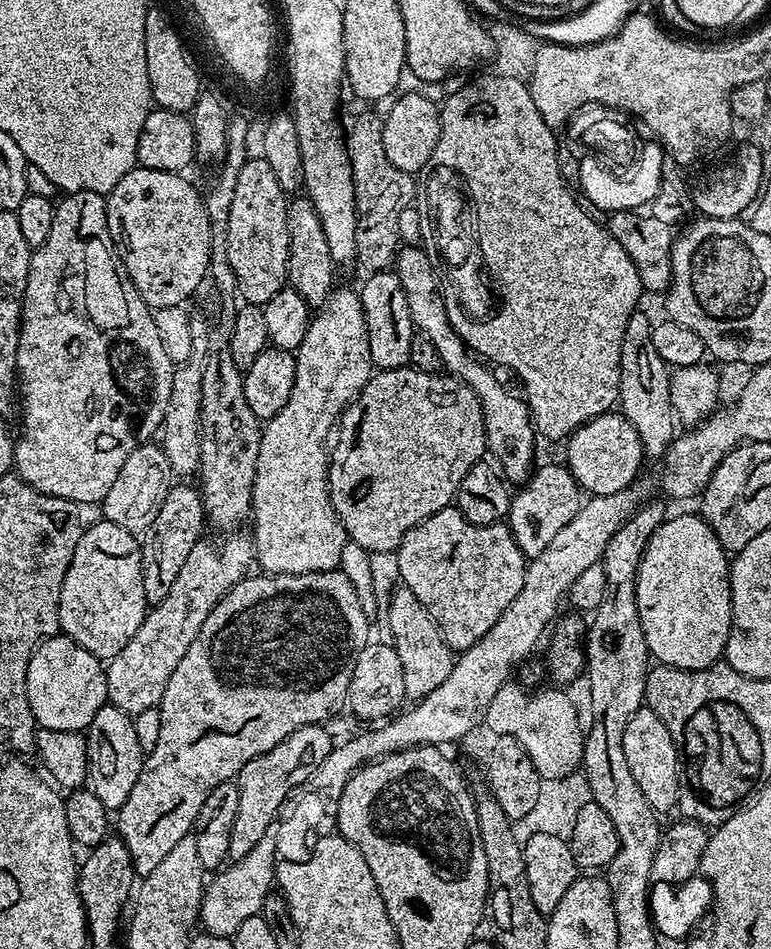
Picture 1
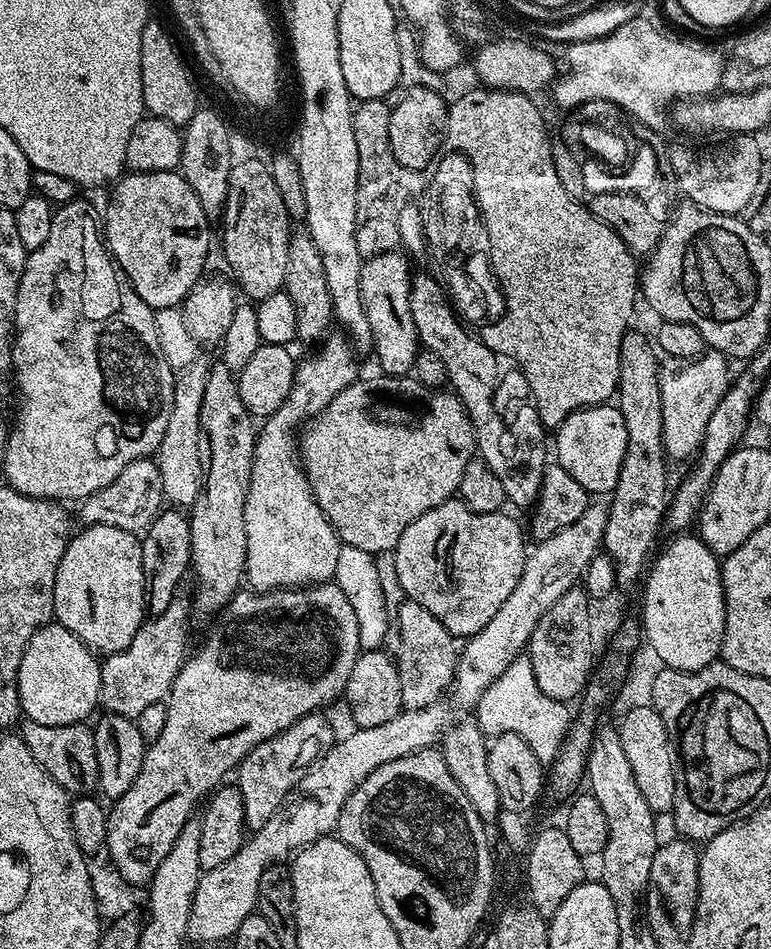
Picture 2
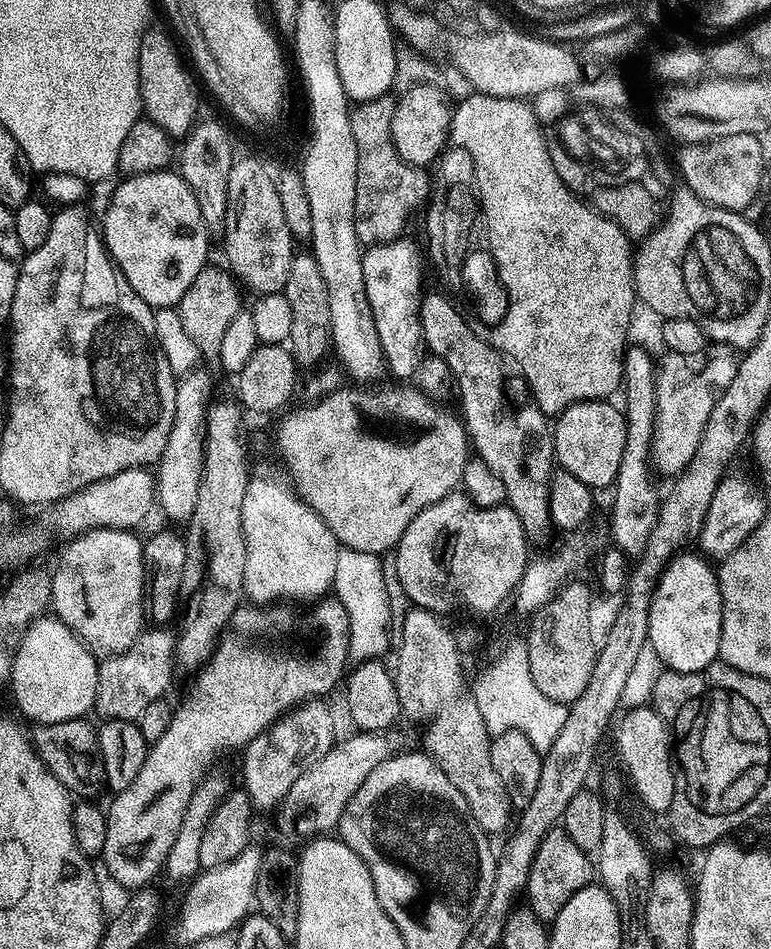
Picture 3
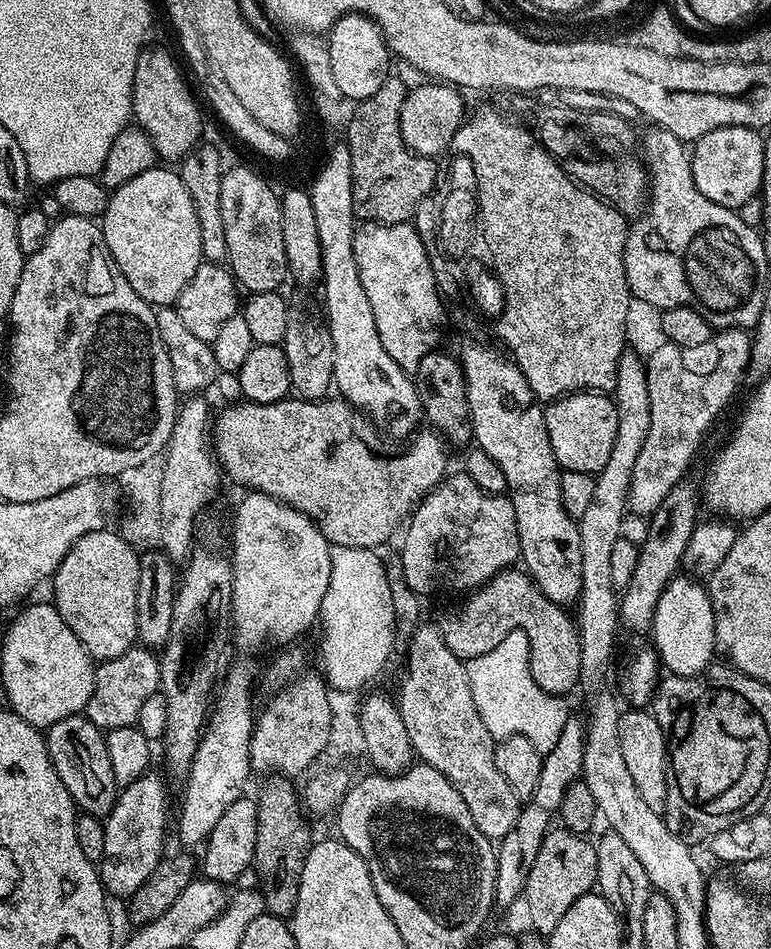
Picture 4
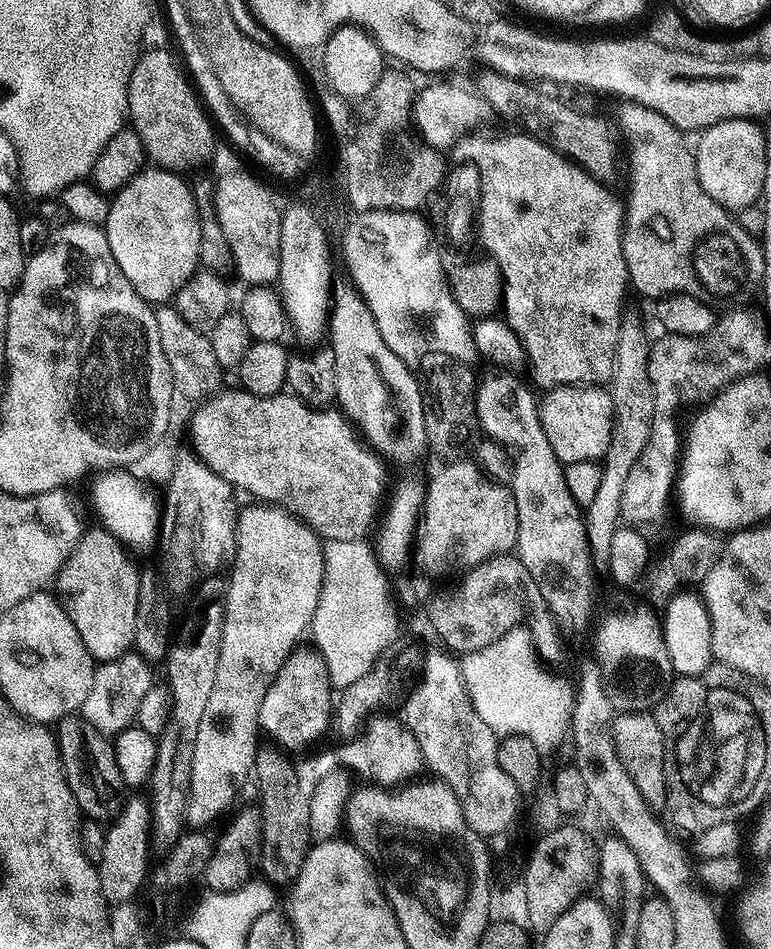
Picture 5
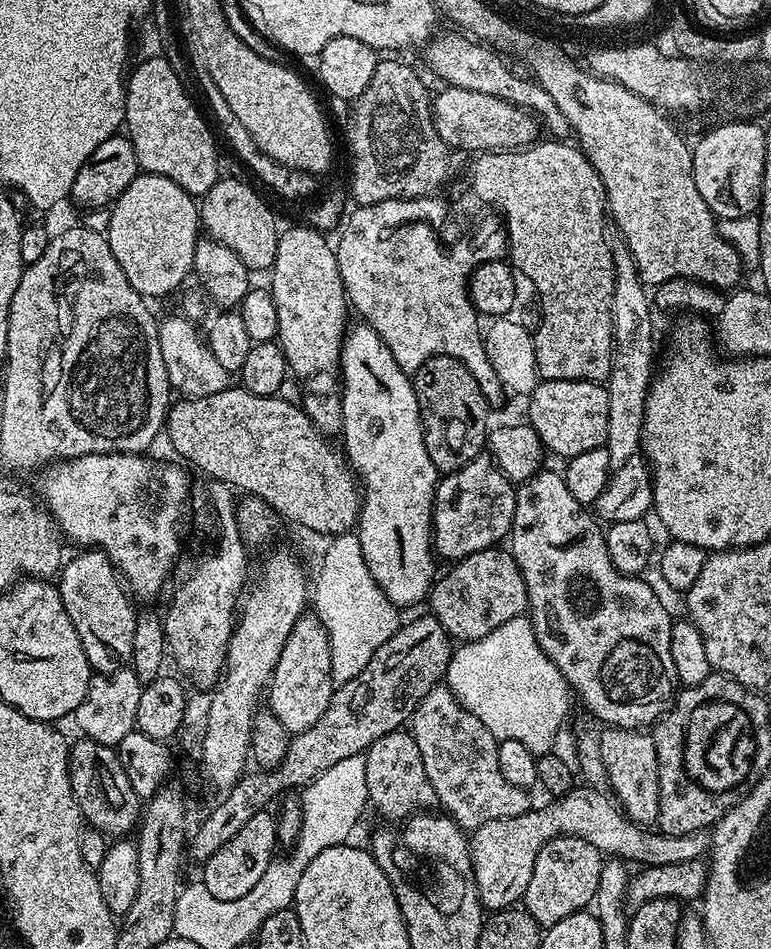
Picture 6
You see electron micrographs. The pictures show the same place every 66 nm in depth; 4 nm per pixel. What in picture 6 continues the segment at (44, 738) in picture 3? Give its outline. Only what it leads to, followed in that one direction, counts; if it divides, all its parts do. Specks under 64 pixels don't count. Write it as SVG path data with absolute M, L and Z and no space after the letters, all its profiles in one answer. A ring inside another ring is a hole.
M88 737L80 738L69 749L68 773L81 817L89 827L112 838L129 835L128 832L137 827L142 814L142 800L130 785L119 753L111 745L94 743Z

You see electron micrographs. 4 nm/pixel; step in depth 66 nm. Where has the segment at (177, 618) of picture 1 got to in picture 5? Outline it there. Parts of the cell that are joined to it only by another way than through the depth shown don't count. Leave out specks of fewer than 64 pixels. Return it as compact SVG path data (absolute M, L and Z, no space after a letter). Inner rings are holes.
M135 651L101 663L94 674L94 686L90 686L90 694L86 694L86 702L79 711L82 720L107 738L115 738L122 730L133 727L138 706L142 706L142 697L154 683L152 672L153 665L136 655Z

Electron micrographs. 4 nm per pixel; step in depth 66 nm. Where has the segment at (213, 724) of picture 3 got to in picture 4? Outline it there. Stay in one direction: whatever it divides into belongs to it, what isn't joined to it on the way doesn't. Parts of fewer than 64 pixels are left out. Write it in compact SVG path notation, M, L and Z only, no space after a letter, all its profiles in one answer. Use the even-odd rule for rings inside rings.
M149 771L127 785L116 797L116 804L104 820L106 846L98 862L98 871L109 897L132 897L150 879L154 870L161 867L164 831L168 828L168 788L164 785L165 777L157 772Z

